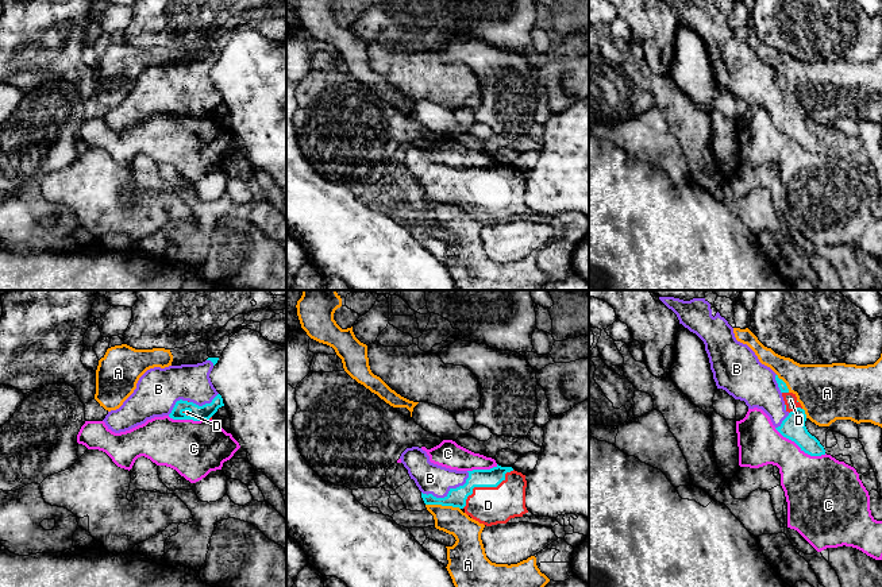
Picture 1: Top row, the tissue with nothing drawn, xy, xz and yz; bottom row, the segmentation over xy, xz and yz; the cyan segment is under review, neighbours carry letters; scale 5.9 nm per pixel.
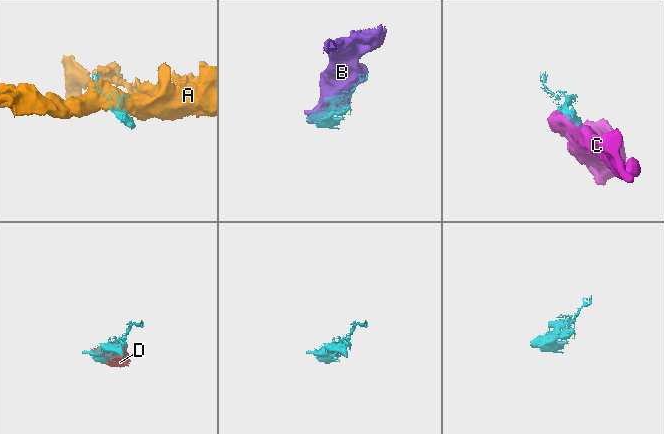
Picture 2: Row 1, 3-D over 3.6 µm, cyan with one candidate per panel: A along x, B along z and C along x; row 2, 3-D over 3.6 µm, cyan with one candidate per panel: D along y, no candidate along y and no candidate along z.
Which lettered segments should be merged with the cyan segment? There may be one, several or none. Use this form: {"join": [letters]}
{"join": ["B", "D"]}

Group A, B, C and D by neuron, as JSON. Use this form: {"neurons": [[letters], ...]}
{"neurons": [["A"], ["B", "D"], ["C"]]}

